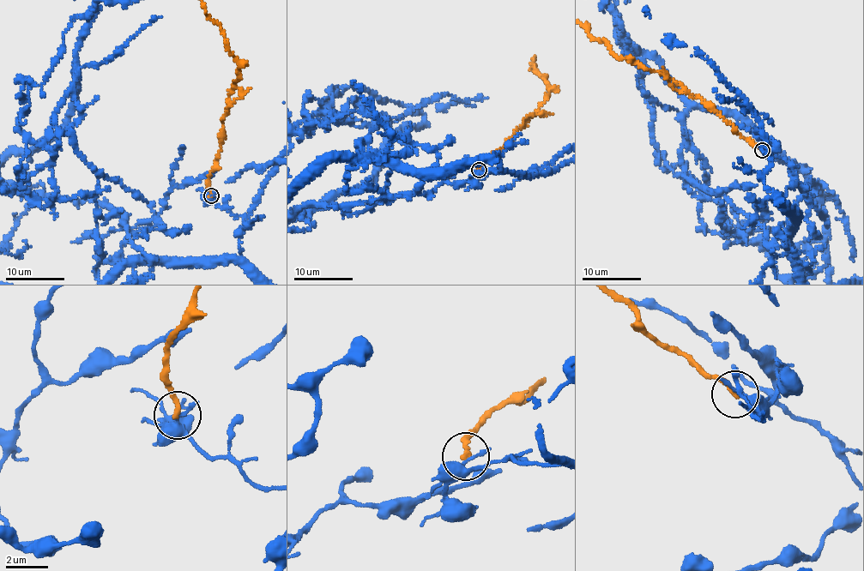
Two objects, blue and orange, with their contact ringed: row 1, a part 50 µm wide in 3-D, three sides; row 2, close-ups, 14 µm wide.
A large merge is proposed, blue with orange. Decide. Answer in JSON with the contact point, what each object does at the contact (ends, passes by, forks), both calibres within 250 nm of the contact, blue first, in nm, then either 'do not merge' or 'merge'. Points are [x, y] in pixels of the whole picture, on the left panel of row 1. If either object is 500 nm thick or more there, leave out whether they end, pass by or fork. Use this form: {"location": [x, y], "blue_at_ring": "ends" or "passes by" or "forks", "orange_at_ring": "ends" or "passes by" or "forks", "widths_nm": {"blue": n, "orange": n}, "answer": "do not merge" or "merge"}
{"location": [211, 195], "blue_at_ring": "ends", "orange_at_ring": "ends", "widths_nm": {"blue": 320, "orange": 240}, "answer": "do not merge"}

